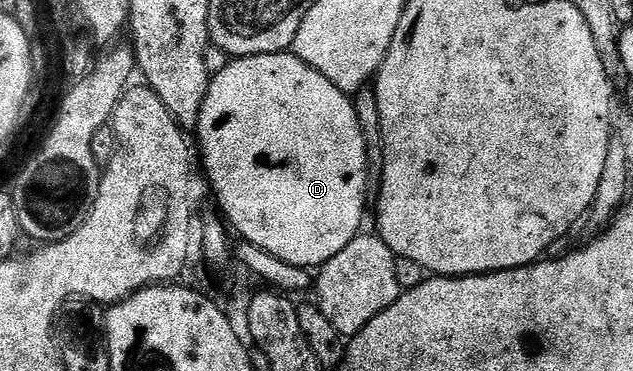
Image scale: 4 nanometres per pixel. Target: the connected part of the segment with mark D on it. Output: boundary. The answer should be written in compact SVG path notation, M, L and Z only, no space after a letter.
M292 52L284 54L256 54L250 58L233 58L218 74L212 75L209 91L203 100L203 108L199 112L199 120L195 131L197 142L201 145L201 162L205 165L205 174L209 177L209 186L217 197L216 205L223 215L224 221L234 231L241 233L246 242L263 248L263 252L271 252L279 260L287 260L287 264L295 264L306 268L319 268L331 256L343 252L351 240L362 233L361 221L365 218L365 185L367 184L367 144L363 144L363 128L359 128L359 116L355 116L353 98L343 93L327 76L315 72L303 60L299 60Z

